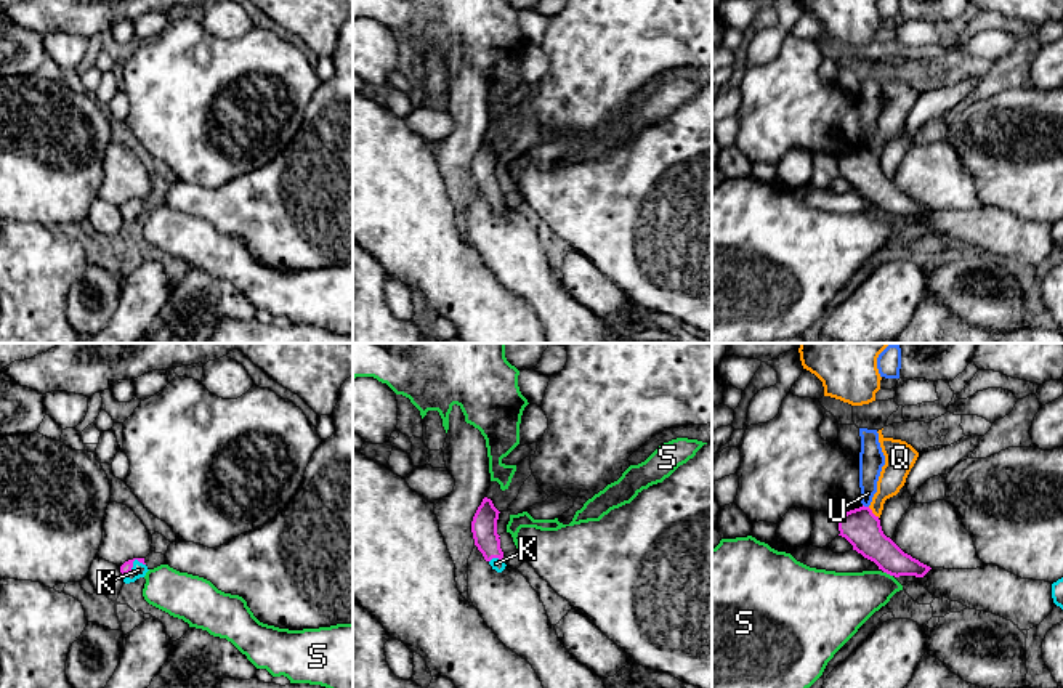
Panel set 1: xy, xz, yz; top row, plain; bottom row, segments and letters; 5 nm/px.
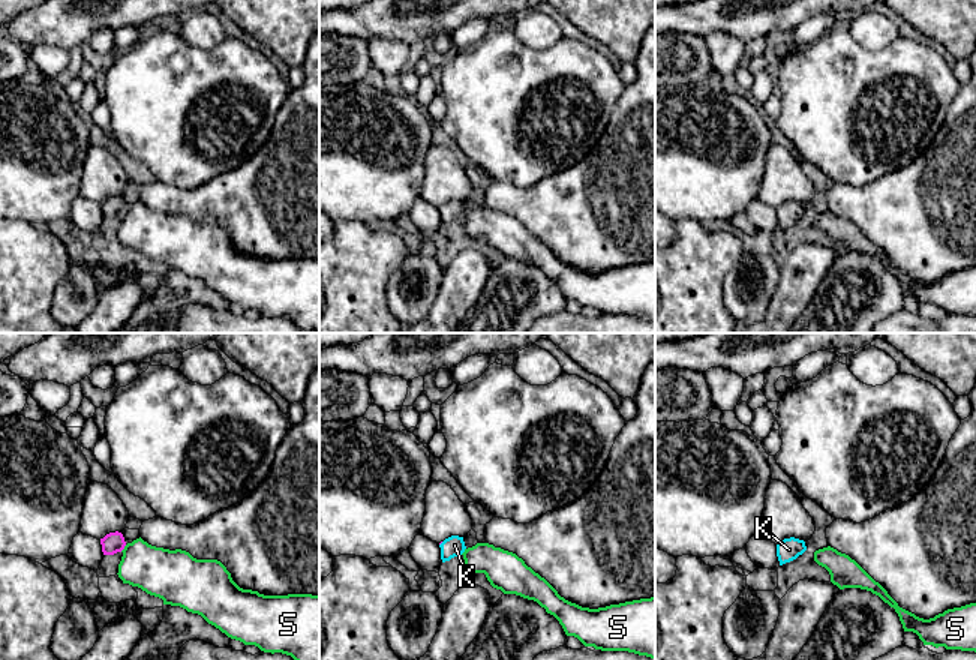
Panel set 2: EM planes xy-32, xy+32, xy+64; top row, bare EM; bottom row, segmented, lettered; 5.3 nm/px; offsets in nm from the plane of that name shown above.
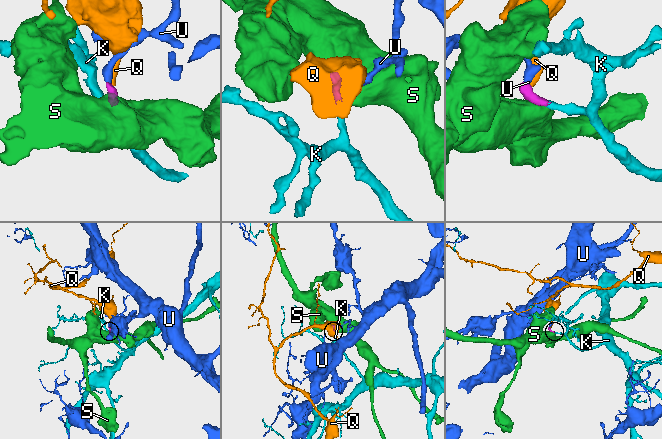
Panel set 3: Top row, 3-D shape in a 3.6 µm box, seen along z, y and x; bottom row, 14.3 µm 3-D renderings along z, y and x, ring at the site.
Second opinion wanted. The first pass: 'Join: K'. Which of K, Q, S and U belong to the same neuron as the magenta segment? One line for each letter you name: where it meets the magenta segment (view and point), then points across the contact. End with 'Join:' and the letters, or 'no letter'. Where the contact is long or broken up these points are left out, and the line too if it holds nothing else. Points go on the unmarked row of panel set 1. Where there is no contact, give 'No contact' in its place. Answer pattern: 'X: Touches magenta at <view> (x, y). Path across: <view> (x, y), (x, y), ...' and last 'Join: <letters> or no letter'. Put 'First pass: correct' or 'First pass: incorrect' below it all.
K: Touches magenta at xy (132, 206). Path across: xy (125, 209), (132, 206), (138, 210)
Join: K
First pass: correct

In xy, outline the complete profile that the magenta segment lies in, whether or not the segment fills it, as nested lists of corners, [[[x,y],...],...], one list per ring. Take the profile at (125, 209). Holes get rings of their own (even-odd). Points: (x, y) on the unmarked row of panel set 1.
[[[133,199],[133,200],[125,202],[120,207],[120,213],[122,213],[125,225],[130,225],[130,223],[135,223],[139,218],[144,218],[148,212],[149,210],[144,204],[144,199]]]

